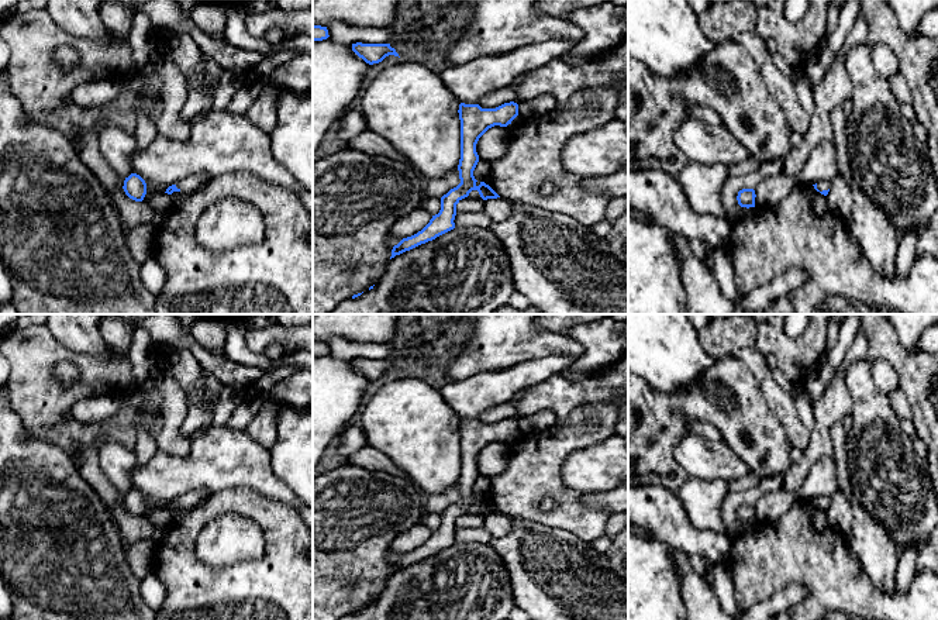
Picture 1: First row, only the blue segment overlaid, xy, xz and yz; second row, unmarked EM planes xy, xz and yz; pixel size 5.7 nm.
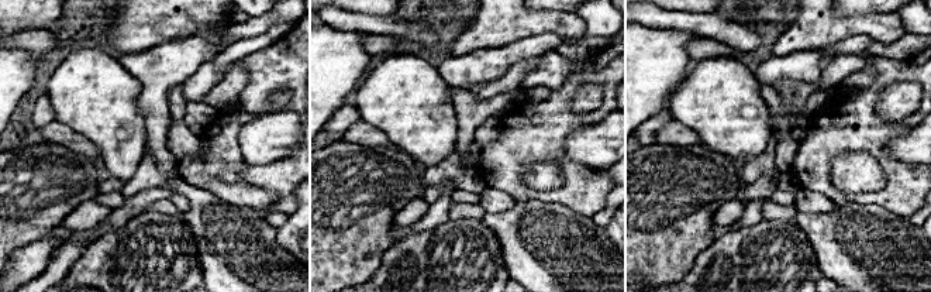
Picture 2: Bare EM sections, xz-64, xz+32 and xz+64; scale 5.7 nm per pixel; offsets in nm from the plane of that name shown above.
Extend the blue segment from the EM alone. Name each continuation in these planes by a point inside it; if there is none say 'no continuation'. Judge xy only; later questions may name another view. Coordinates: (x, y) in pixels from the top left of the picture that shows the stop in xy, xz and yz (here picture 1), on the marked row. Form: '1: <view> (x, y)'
1: xy (199, 181)

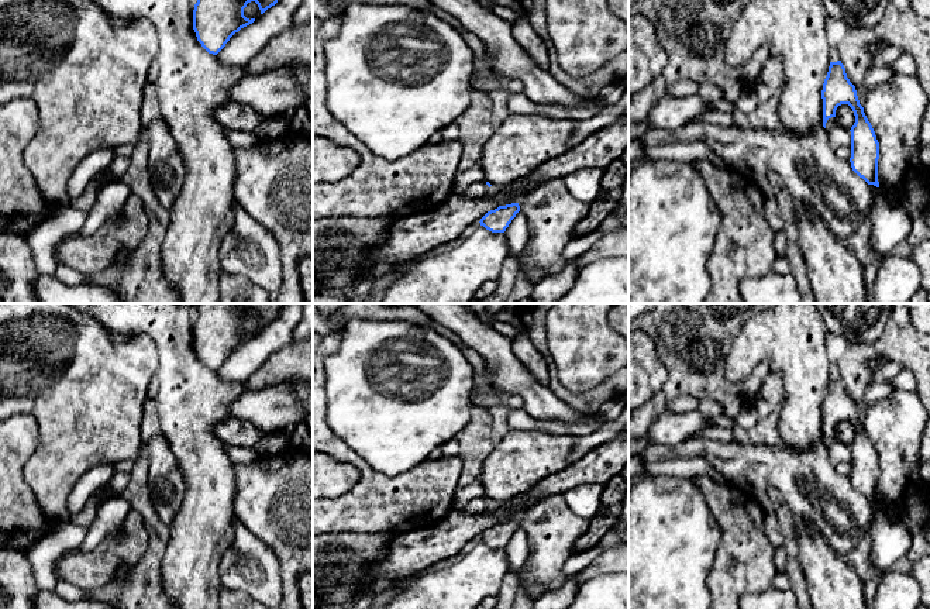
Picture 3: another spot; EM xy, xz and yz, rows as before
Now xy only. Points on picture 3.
no continuation

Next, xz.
1: xz (479, 189)

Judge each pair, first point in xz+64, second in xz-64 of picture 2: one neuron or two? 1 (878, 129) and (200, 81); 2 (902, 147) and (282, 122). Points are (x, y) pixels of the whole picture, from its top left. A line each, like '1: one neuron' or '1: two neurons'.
1: two neurons
2: one neuron

